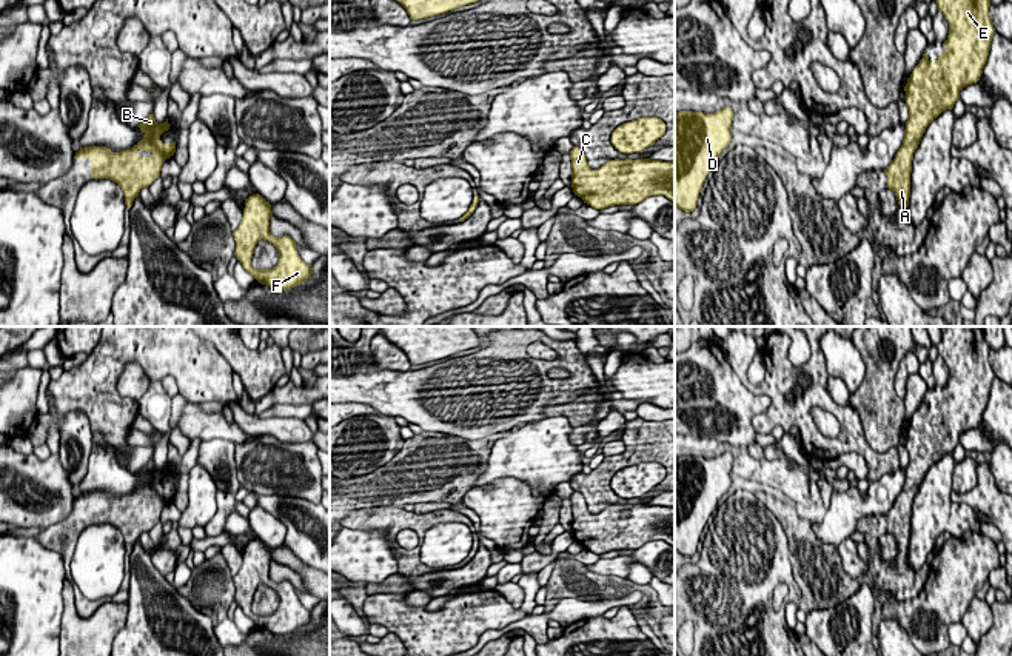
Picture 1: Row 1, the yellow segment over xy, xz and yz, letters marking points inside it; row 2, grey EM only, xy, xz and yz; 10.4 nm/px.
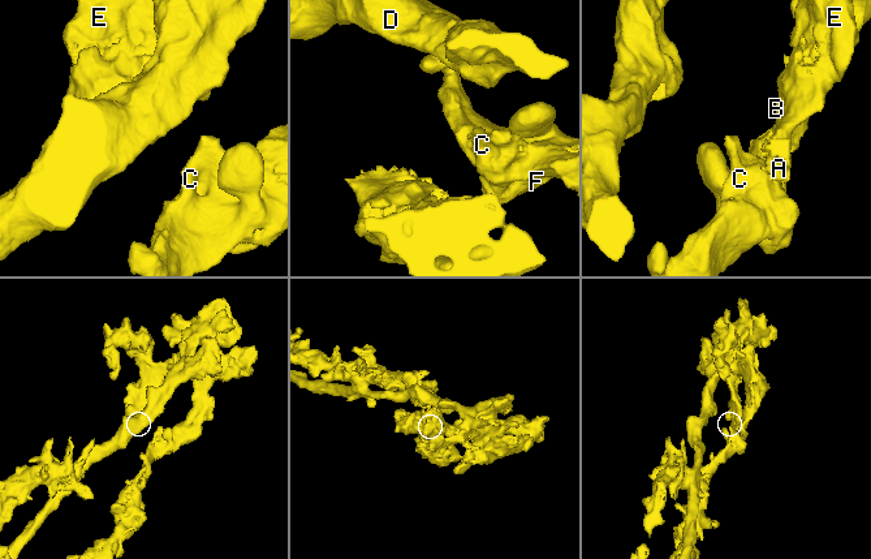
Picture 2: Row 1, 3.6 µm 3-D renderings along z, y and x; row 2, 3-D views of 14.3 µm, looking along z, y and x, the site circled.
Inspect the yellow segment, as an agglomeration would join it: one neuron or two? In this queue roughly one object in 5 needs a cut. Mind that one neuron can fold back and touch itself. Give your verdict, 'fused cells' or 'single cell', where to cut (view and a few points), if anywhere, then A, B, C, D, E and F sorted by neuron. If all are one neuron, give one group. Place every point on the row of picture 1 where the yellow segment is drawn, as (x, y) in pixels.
single cell | no cut | A B C D E F

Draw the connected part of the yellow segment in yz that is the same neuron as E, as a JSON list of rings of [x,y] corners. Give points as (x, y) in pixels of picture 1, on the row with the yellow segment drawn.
[[[937,0],[937,5],[949,23],[943,43],[946,49],[935,62],[924,51],[907,79],[904,140],[884,169],[886,188],[895,192],[901,208],[909,206],[913,152],[926,128],[943,111],[953,108],[963,88],[980,80],[995,34],[989,17],[990,0]]]

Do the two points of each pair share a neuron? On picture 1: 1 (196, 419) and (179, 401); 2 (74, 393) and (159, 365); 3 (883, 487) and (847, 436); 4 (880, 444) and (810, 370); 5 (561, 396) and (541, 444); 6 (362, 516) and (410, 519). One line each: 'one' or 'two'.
1: two
2: one
3: two
4: two
5: two
6: one

